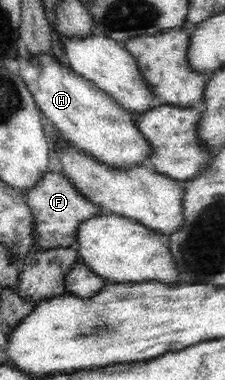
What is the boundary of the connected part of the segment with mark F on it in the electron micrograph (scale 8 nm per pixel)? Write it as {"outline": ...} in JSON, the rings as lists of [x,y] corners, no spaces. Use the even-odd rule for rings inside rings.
{"outline":[[[50,172],[35,181],[31,187],[24,192],[27,196],[28,206],[32,211],[33,227],[31,241],[35,246],[47,249],[49,247],[67,247],[76,241],[76,232],[85,220],[92,215],[99,215],[102,209],[91,203],[75,186],[71,185],[63,174]]]}

